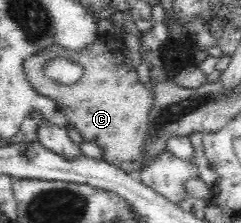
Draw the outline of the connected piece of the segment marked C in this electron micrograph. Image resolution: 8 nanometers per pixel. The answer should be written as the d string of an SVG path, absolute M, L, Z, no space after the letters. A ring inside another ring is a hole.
M106 39L88 45L82 51L61 49L58 45L38 50L24 60L23 68L26 81L42 97L56 102L66 116L68 125L76 128L86 142L102 148L105 161L128 174L142 167L142 145L148 129L148 114L153 104L154 95L146 85L138 83L136 73L130 73L124 65L118 49L106 49ZM50 58L70 58L82 64L83 76L70 85L56 83L44 74L43 67ZM138 164L138 167L137 167Z

